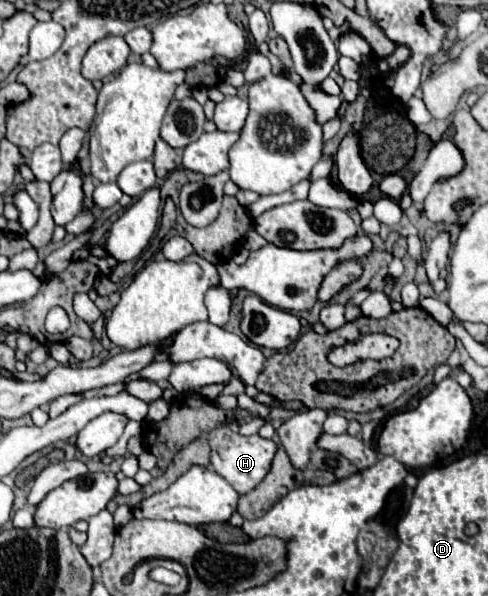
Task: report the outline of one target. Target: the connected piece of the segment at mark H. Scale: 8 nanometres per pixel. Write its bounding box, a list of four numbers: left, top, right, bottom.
[208,426,278,494]

